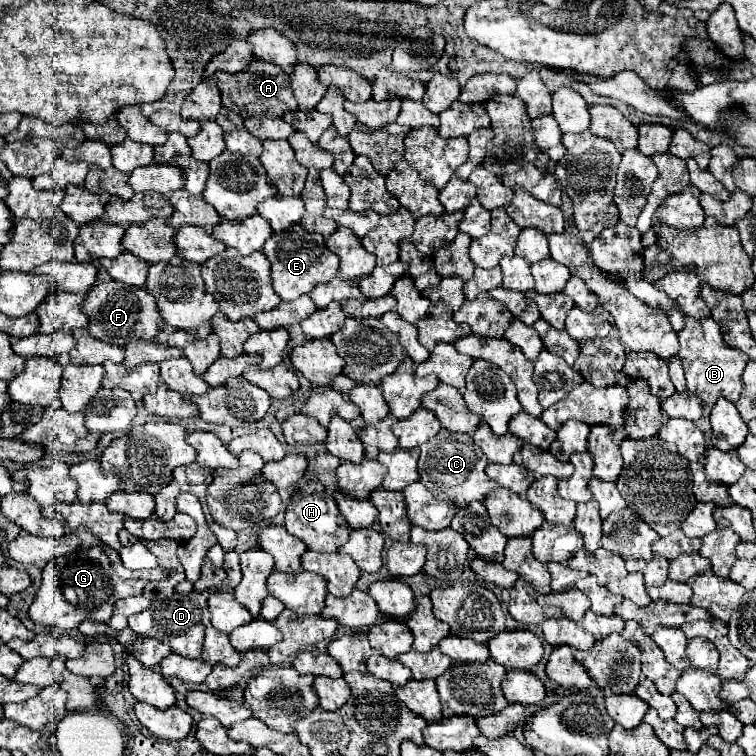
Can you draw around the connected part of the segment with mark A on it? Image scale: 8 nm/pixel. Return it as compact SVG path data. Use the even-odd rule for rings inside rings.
M254 58L248 64L248 68L244 68L240 74L216 72L216 84L222 94L222 106L228 110L236 110L236 114L240 114L242 118L252 118L252 116L280 118L284 112L298 108L288 74L284 74L284 70L280 70L276 64L258 58Z

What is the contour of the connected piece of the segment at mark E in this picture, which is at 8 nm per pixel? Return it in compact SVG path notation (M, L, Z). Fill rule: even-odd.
M302 224L292 226L292 230L284 230L284 234L272 234L262 252L266 258L272 262L272 286L274 292L290 302L296 300L302 294L308 294L316 284L320 282L330 282L338 274L338 258L324 246L324 236L316 232L304 230Z

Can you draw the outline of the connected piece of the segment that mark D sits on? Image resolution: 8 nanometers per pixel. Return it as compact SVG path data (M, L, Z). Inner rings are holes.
M208 588L204 592L192 590L190 594L174 594L166 600L156 600L150 604L148 610L130 616L128 626L140 636L150 636L150 638L162 640L176 654L182 654L186 658L198 658L202 652L202 644L204 644L204 628L208 624L206 602L208 602L208 596L216 590L220 590L220 588Z

